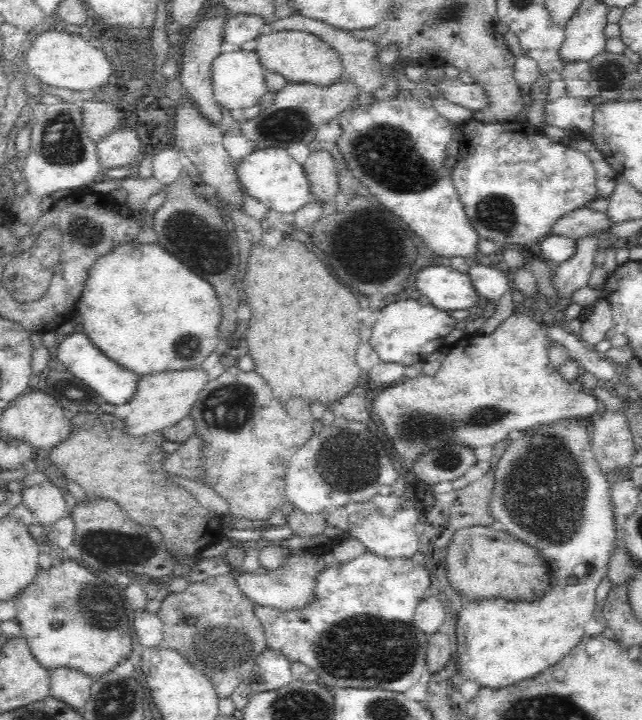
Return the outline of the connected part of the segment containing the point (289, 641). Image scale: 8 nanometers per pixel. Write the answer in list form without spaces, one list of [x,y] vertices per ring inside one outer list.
[[[366,551],[342,566],[326,567],[320,572],[318,588],[316,588],[318,598],[316,598],[317,602],[312,609],[280,612],[276,609],[257,605],[256,612],[262,625],[264,625],[264,631],[266,631],[267,646],[286,653],[290,660],[294,659],[306,663],[308,667],[318,672],[317,678],[322,678],[326,682],[325,685],[332,684],[332,686],[339,688],[381,688],[382,690],[405,692],[410,686],[416,684],[420,676],[425,673],[425,650],[428,637],[414,626],[412,616],[422,603],[422,599],[430,593],[430,588],[430,576],[423,564],[417,565],[411,559],[400,557],[382,558],[373,552]]]

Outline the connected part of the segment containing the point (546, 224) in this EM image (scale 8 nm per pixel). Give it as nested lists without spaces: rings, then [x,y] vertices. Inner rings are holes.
[[[474,118],[460,126],[459,155],[453,165],[452,178],[480,239],[492,240],[501,247],[532,248],[554,235],[555,226],[566,215],[588,206],[590,201],[597,198],[595,170],[585,154],[552,140],[543,130],[536,130],[528,124],[521,136],[520,133],[515,134],[514,129],[513,122],[482,123]]]

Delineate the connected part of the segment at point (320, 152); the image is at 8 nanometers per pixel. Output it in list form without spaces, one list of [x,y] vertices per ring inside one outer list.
[[[325,148],[310,151],[303,164],[306,169],[313,198],[328,202],[339,190],[338,161],[333,153]]]

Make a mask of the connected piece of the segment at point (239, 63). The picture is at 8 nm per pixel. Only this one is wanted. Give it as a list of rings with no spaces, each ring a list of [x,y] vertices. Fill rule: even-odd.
[[[240,49],[239,51],[221,53],[218,58],[214,59],[212,68],[214,98],[219,106],[236,110],[236,108],[250,108],[250,106],[260,105],[260,98],[268,91],[264,69],[265,66],[256,50]]]

